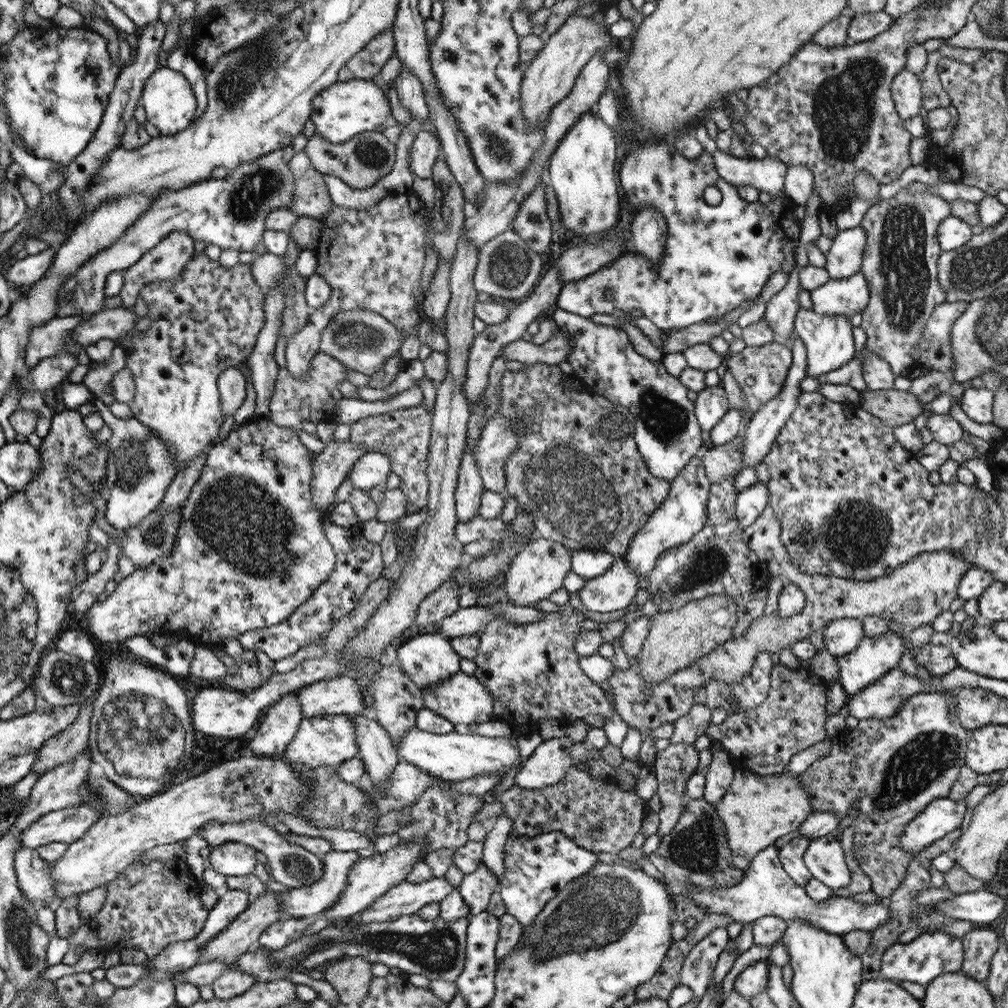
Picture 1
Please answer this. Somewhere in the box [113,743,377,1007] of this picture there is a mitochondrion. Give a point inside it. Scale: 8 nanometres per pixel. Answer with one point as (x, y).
(295, 867)

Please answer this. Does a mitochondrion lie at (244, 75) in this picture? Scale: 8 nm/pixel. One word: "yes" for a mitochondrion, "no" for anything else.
yes

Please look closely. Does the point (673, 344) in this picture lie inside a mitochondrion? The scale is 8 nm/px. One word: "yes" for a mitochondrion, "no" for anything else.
no

